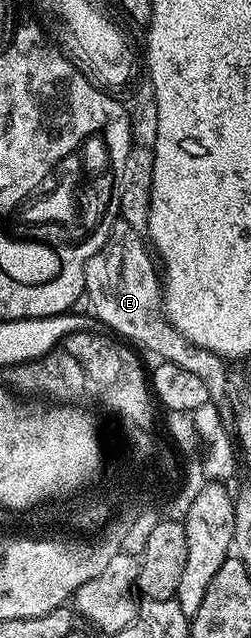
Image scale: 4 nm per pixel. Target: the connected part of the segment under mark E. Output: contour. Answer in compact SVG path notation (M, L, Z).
M120 217L112 220L107 241L87 261L83 295L86 300L89 298L88 310L100 326L102 323L102 328L130 344L138 343L146 347L151 354L158 355L158 360L183 365L183 369L195 373L195 377L203 377L203 385L207 385L210 400L221 401L224 397L229 387L229 375L225 372L226 360L207 349L196 347L169 324L162 310L163 283L154 256L142 232L131 229L131 225L127 225L127 221Z

